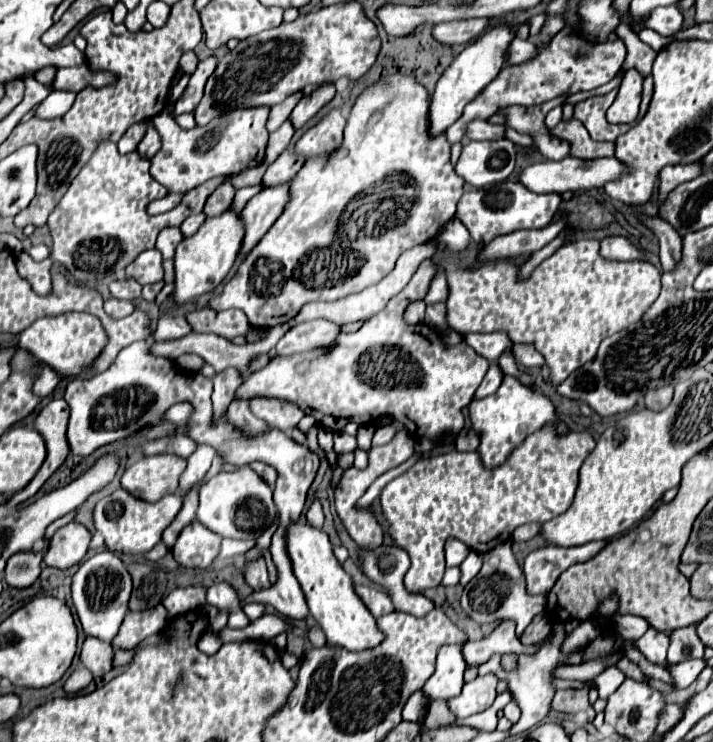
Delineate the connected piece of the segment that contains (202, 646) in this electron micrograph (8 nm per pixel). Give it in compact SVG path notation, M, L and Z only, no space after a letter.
M215 632L203 634L197 643L198 649L209 656L215 654L221 646L222 642L217 638Z

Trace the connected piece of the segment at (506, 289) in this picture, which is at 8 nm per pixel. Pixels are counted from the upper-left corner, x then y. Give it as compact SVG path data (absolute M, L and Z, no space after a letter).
M574 241L574 243L568 243L568 245L562 245L560 249L556 249L554 255L550 255L548 259L544 259L532 273L528 279L518 279L516 275L516 263L512 261L486 261L482 263L480 267L476 269L470 269L470 267L464 267L458 259L442 259L440 265L444 267L446 271L446 279L448 279L448 299L446 299L446 307L448 307L448 323L454 331L458 333L492 333L492 331L506 331L510 335L510 339L514 343L532 343L536 347L538 353L542 353L542 357L546 359L546 365L550 367L550 381L554 386L559 385L562 381L572 373L576 371L578 367L582 367L584 363L588 363L596 351L598 351L598 345L602 339L626 329L628 325L632 323L638 323L640 317L644 315L644 311L658 299L661 290L661 272L656 269L652 263L648 261L630 261L630 263L622 263L622 261L610 261L610 259L604 259L600 255L600 243L598 241Z

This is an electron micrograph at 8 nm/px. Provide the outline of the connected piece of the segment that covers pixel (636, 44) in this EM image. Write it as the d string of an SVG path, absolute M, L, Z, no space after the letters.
M622 23L618 29L616 29L616 35L626 43L626 59L624 59L624 65L622 69L638 69L644 77L652 71L652 63L656 59L656 51L648 45L644 45L638 35L626 25Z

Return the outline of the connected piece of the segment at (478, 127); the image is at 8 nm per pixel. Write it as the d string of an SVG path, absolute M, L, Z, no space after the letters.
M474 119L466 125L466 133L464 137L468 141L494 141L494 139L504 139L504 125L492 125L490 121L484 119Z

